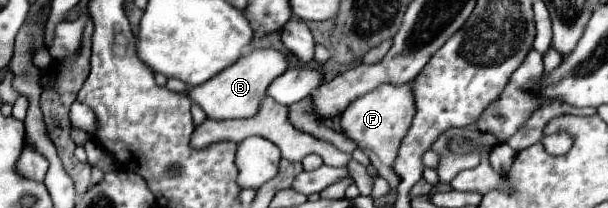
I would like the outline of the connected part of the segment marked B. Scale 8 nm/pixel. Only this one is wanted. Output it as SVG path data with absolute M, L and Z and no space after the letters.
M254 49L248 55L240 57L232 67L224 69L210 81L192 87L190 99L196 101L208 117L214 119L238 119L238 117L254 117L260 111L262 101L268 97L270 83L280 77L288 69L288 59L276 49Z

